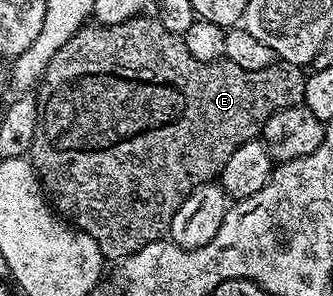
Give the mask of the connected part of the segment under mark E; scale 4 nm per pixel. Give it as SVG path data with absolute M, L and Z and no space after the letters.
M136 16L129 22L122 22L116 26L100 26L98 24L87 24L84 25L83 29L77 31L74 36L66 42L57 53L53 56L53 60L47 66L47 71L43 74L43 81L41 83L41 91L43 90L44 98L41 98L41 109L39 112L39 123L37 124L37 132L35 133L35 139L31 145L31 153L29 155L29 161L32 166L35 167L35 173L39 175L39 181L45 191L46 197L49 199L52 207L70 225L74 226L76 230L83 230L89 237L97 244L97 248L101 251L104 259L111 260L122 260L133 256L137 252L141 252L141 248L145 248L145 244L153 244L154 242L162 242L168 237L168 230L170 224L173 222L173 216L176 215L177 210L181 208L181 204L185 203L185 200L190 196L193 191L198 188L199 185L205 185L207 182L214 183L221 171L225 168L225 160L229 160L229 156L233 156L233 152L237 152L237 148L241 148L241 144L258 139L263 133L263 124L269 120L269 116L273 116L277 112L281 112L285 108L290 106L297 106L302 103L303 93L305 92L305 84L307 79L304 71L298 66L290 64L276 64L265 68L264 70L258 70L257 72L249 72L245 68L237 68L237 64L226 60L220 60L218 62L202 62L197 60L196 57L189 53L189 48L184 44L182 37L175 34L172 31L167 31L159 21L158 17L151 16Z

